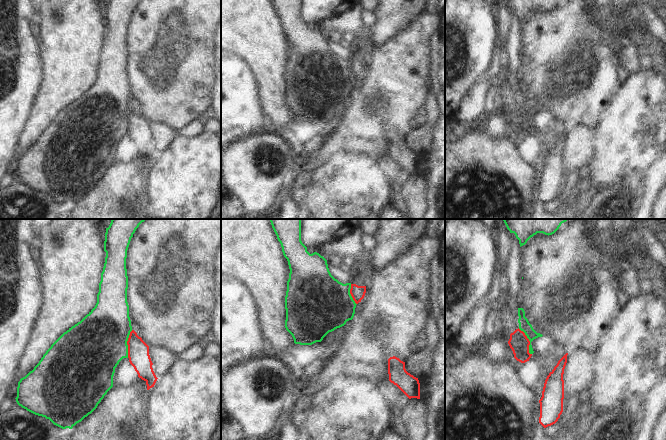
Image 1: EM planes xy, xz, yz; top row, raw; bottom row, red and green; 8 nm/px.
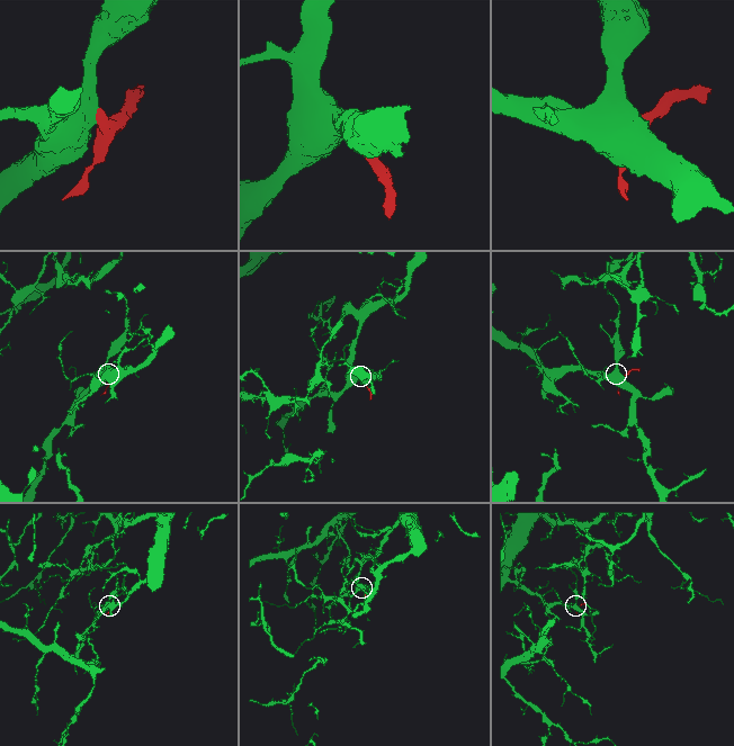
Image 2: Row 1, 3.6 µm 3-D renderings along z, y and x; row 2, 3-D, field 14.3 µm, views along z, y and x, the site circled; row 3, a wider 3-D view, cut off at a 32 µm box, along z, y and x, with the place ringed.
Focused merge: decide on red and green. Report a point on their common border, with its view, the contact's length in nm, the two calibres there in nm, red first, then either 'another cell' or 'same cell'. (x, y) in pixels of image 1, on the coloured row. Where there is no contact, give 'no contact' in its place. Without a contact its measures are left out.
yz (529, 341) | 240 nm | 160/90 nm | another cell

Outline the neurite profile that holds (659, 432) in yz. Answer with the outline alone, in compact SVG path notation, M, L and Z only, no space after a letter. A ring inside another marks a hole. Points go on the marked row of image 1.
M666 410L660 415L653 429L652 440L666 440Z

